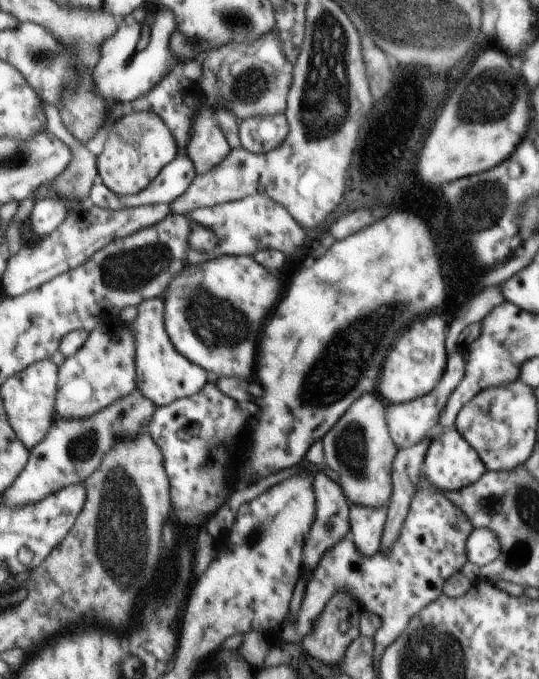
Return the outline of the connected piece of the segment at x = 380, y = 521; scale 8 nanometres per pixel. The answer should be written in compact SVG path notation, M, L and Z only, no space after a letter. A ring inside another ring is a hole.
M349 504L350 539L362 555L377 554L381 548L387 512L386 505L366 507Z

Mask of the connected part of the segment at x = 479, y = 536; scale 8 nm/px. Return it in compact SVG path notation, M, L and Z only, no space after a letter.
M486 528L474 529L465 546L467 560L480 567L493 563L501 552L499 539Z

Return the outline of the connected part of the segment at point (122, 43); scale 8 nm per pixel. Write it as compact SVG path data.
M152 4L155 6L155 20L151 25L151 40L142 52L136 52L136 43L143 29L146 6L120 19L118 32L103 43L100 64L96 65L93 79L97 94L108 102L132 102L142 97L180 64L180 60L171 54L169 46L169 37L177 30L175 17L170 10Z

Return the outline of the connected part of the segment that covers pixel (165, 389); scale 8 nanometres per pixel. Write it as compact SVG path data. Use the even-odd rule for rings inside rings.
M155 297L138 304L138 316L131 323L135 343L135 386L156 407L197 394L211 378L200 366L181 356L171 344L163 324L163 300Z

